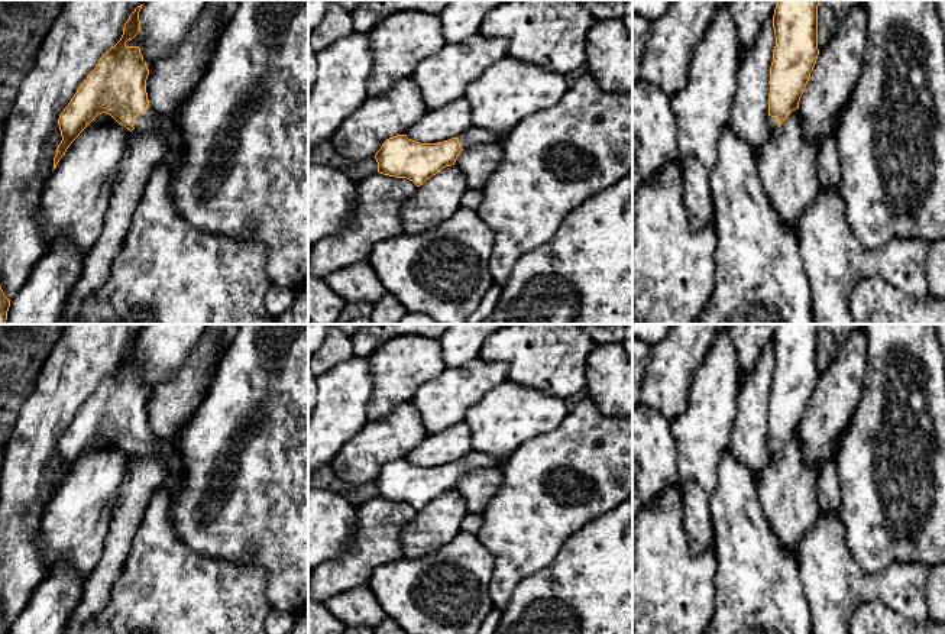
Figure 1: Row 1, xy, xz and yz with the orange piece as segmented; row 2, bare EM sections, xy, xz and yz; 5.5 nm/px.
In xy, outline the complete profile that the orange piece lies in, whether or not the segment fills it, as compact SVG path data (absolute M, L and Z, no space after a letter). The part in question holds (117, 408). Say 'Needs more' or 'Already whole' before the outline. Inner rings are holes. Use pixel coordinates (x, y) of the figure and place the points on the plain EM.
Needs more. M143 329L137 330L129 340L120 365L100 382L96 392L87 400L68 430L61 437L58 450L62 465L56 472L54 494L65 479L69 469L101 437L110 439L119 449L124 450L130 456L135 453L142 457L159 459L168 470L169 482L179 481L182 478L182 459L177 449L177 443L158 439L148 433L149 424L146 417L146 404L149 394L143 385L140 372L126 369L127 365L132 365L140 356L139 336L142 330Z

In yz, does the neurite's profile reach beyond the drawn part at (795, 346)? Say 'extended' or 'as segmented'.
extended

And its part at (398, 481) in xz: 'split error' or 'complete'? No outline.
split error

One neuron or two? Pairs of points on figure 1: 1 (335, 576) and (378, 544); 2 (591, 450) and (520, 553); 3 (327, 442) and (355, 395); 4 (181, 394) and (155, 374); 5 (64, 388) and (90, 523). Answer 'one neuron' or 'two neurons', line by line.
1: one neuron
2: one neuron
3: one neuron
4: two neurons
5: two neurons

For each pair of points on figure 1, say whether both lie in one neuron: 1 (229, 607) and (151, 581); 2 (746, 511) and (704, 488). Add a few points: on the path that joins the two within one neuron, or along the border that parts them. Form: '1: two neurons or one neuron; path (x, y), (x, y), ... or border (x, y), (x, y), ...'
1: one neuron; path (210, 607), (177, 607), (170, 599)
2: two neurons; border (721, 461), (711, 503), (714, 527)

